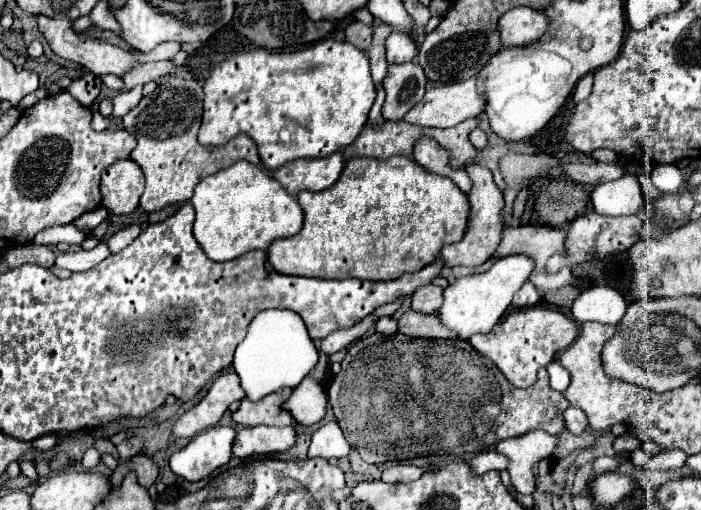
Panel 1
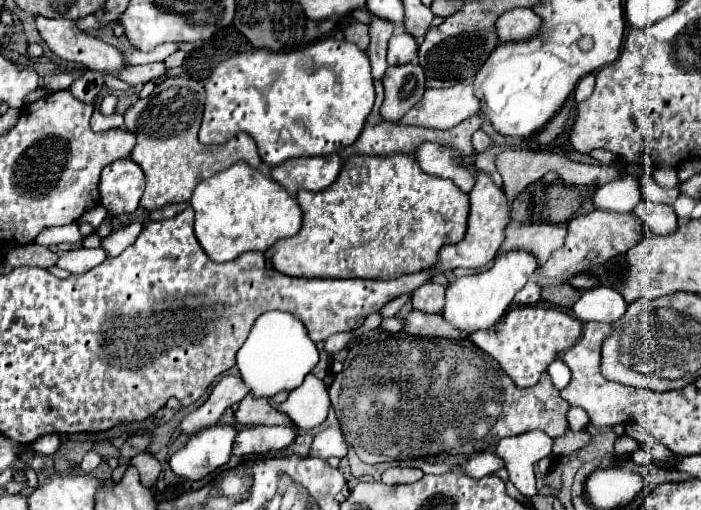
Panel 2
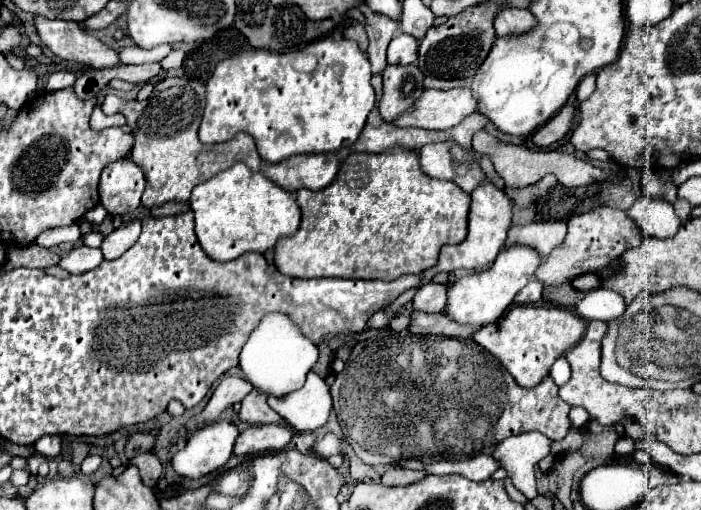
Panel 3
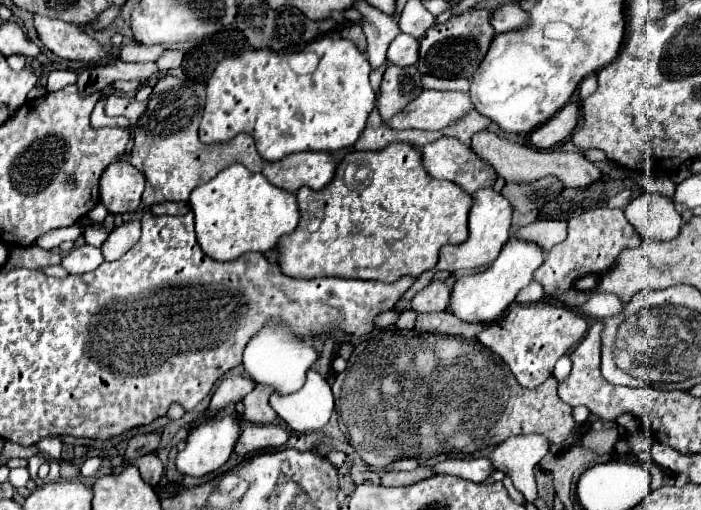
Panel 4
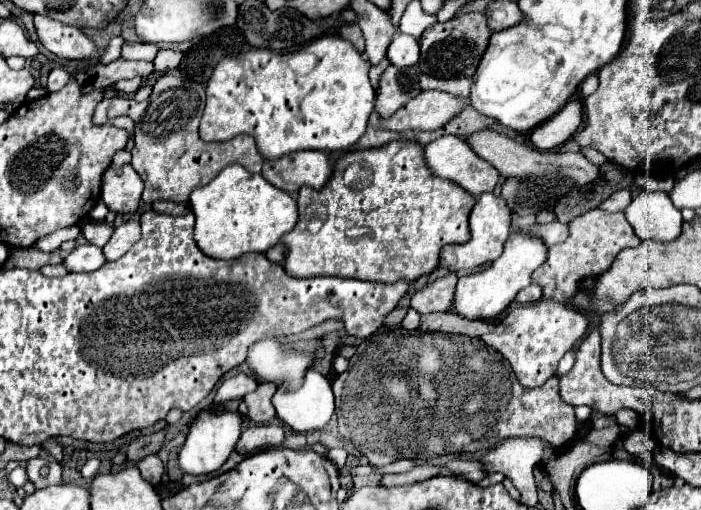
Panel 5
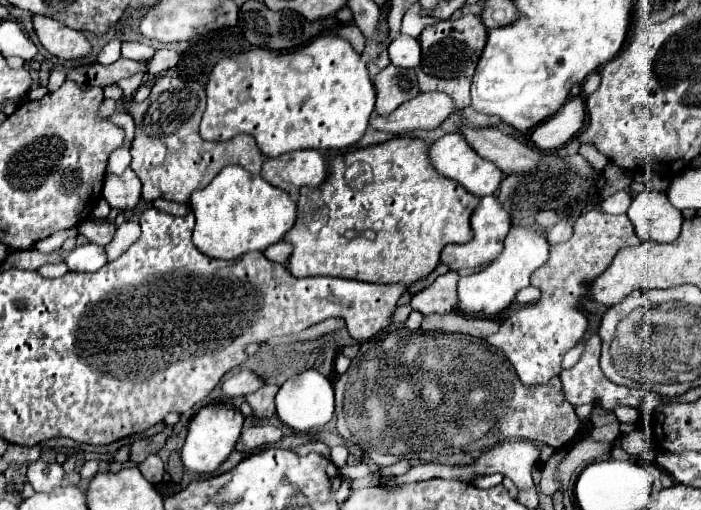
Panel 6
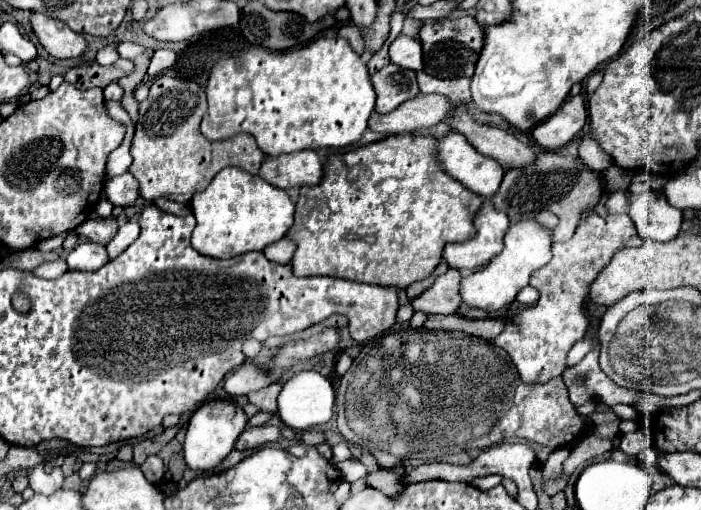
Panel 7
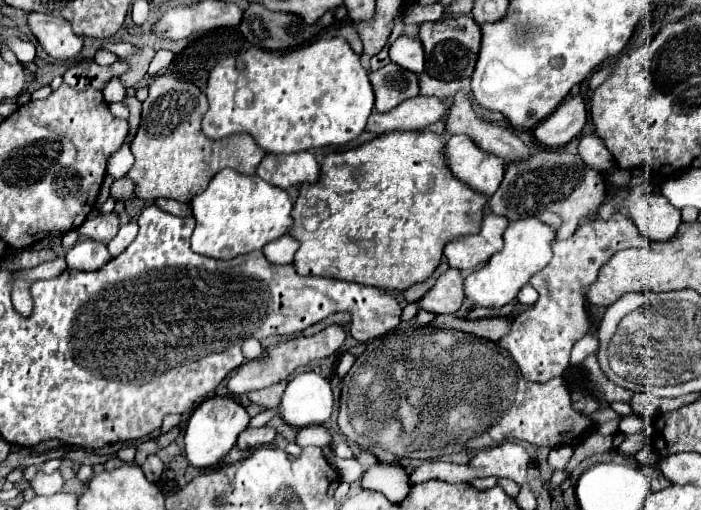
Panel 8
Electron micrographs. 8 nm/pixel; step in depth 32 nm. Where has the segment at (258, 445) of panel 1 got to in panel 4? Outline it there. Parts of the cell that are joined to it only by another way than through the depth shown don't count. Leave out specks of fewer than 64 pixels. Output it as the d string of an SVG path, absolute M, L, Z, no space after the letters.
M250 424L242 430L242 434L236 442L236 454L246 456L246 454L254 454L254 452L260 452L266 448L280 448L286 444L286 440L288 440L288 432L284 426Z

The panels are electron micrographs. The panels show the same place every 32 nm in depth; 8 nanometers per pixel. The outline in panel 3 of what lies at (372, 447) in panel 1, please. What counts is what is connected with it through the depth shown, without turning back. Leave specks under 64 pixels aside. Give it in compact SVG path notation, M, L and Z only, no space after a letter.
M390 328L366 332L360 342L354 344L346 368L336 374L332 398L344 440L354 448L358 458L370 466L394 464L406 458L422 460L438 454L472 456L490 450L512 434L534 430L556 442L572 428L568 418L570 406L558 396L558 388L550 376L532 390L520 388L516 380L504 372L500 362L474 340L416 336L408 330L398 334Z

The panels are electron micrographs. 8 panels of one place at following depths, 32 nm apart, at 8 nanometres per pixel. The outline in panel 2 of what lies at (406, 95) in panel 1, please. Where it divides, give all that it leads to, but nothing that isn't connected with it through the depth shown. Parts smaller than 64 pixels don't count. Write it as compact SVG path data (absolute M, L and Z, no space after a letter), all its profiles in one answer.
M418 64L388 66L382 82L384 102L380 106L380 114L390 122L398 122L400 116L404 116L426 90L426 76Z

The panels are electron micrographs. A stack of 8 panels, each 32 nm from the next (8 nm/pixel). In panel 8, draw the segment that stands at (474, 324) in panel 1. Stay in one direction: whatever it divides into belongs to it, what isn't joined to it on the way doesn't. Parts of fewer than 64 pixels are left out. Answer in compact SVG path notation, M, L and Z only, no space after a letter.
M536 216L510 222L504 232L504 248L502 252L496 252L490 256L490 260L484 264L484 268L472 272L464 280L466 288L466 300L470 300L476 306L486 308L500 308L516 298L522 286L528 284L528 280L546 268L552 260L552 244L556 240L556 230Z

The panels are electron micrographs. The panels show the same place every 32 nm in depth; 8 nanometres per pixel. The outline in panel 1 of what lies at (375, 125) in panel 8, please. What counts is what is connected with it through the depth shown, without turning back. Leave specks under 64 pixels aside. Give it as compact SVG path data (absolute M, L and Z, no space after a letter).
M476 78L450 86L430 88L404 116L404 122L430 128L452 128L484 110L484 98L476 92Z

